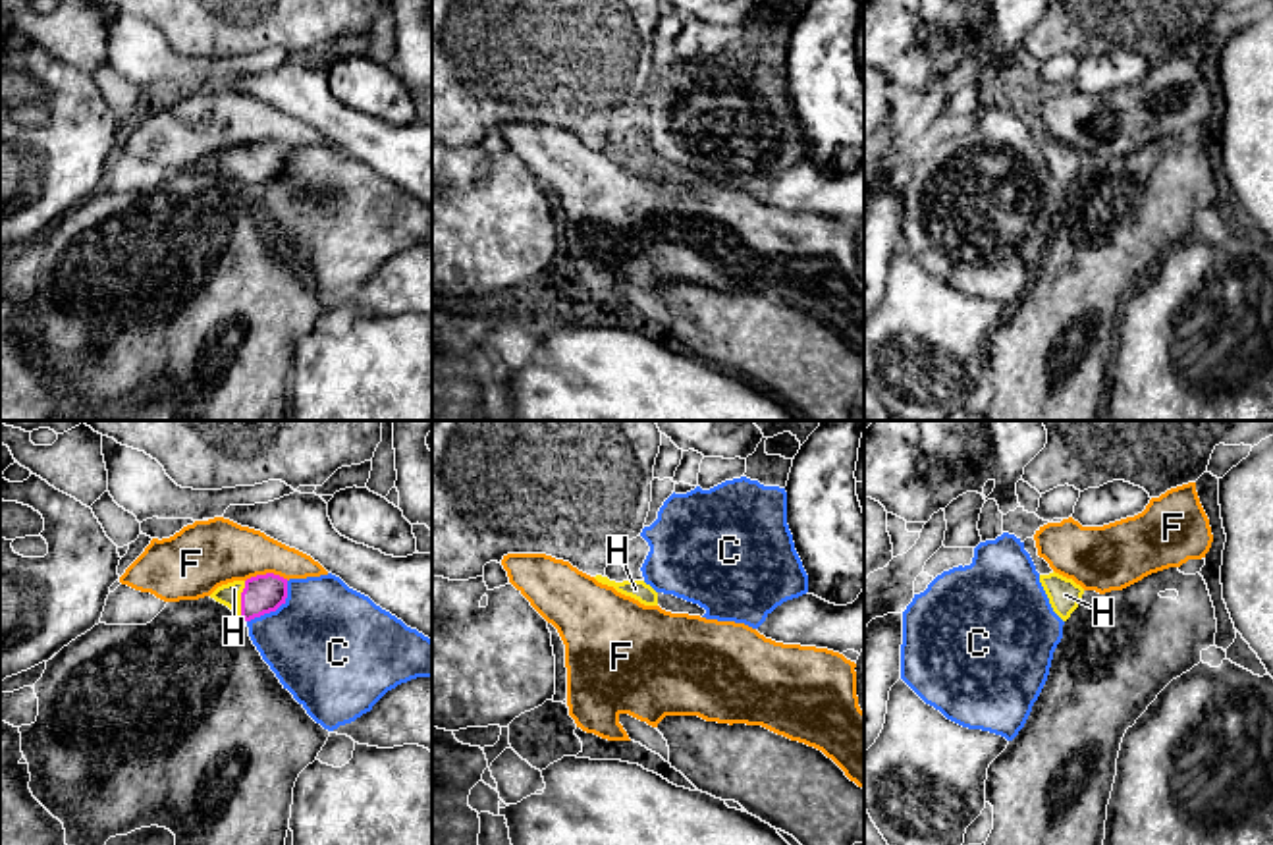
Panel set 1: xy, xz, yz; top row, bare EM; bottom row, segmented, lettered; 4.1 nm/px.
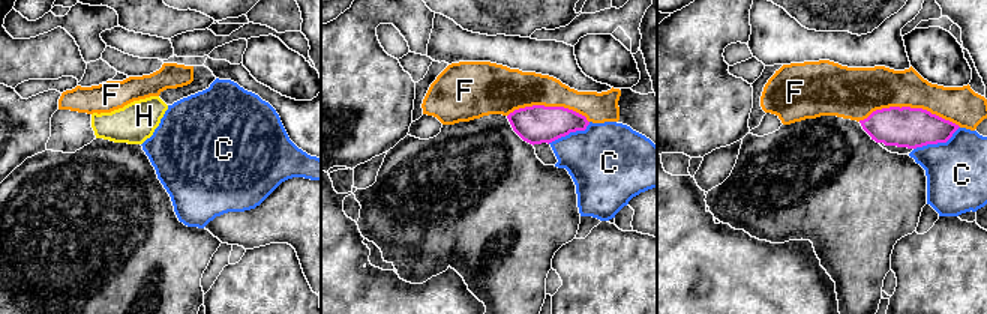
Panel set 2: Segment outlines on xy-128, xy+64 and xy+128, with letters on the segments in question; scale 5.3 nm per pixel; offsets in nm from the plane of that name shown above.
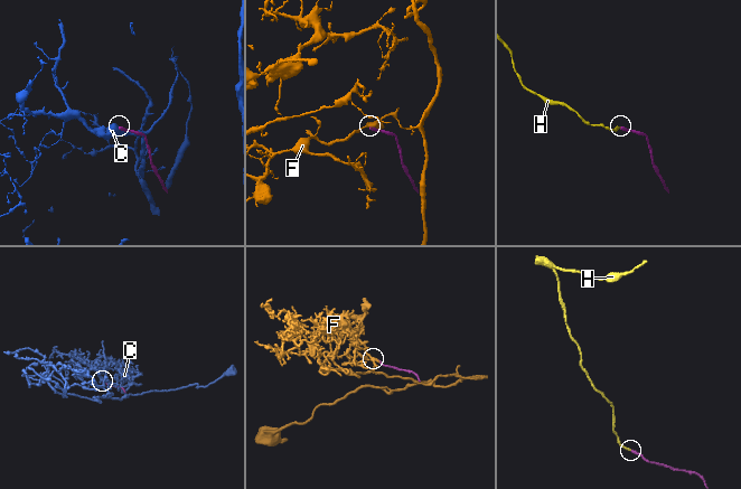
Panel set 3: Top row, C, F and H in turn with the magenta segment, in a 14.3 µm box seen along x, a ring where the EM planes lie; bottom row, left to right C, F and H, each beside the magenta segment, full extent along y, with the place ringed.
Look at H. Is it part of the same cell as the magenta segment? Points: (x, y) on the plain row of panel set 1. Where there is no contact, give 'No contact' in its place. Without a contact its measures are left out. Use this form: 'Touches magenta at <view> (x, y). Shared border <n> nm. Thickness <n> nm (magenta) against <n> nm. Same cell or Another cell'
Touches magenta at xy (242, 166). Shared border 150 nm. Thickness 160 nm (magenta) against 100 nm. Same cell

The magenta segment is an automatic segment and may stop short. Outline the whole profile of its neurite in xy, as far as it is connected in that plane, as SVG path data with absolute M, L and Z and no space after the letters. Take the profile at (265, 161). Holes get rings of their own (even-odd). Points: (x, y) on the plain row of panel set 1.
M274 141L257 143L247 149L222 152L210 166L228 174L241 187L251 189L285 172L287 147Z

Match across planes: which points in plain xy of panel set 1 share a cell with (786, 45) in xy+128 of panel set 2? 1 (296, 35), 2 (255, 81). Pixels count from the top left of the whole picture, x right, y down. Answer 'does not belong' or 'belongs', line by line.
1: does not belong
2: belongs

